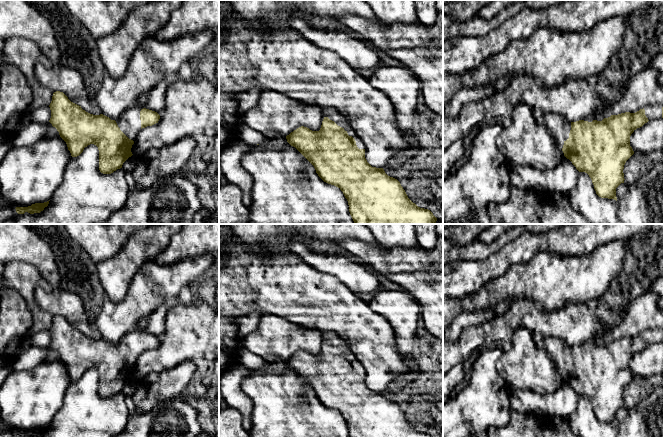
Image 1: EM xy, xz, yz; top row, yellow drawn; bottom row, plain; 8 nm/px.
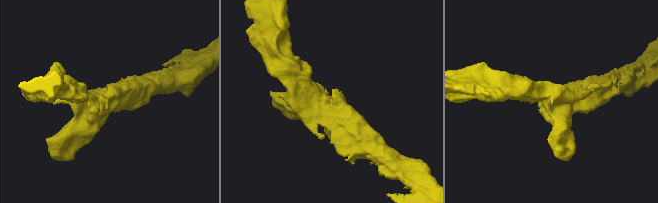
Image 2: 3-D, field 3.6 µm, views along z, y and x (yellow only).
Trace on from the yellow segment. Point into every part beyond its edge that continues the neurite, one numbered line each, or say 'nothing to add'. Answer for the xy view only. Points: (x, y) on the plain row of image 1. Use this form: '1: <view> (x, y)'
1: xy (129, 346)

